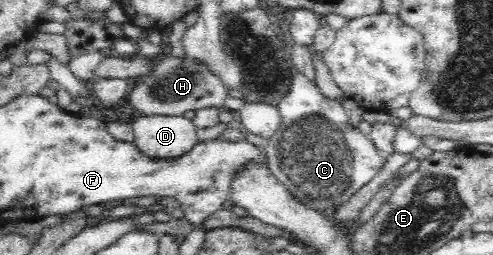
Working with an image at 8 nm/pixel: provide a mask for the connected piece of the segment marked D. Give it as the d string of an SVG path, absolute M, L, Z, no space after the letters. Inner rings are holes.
M143 116L129 124L134 133L133 145L146 158L154 161L175 161L185 157L199 143L192 121L180 116Z

